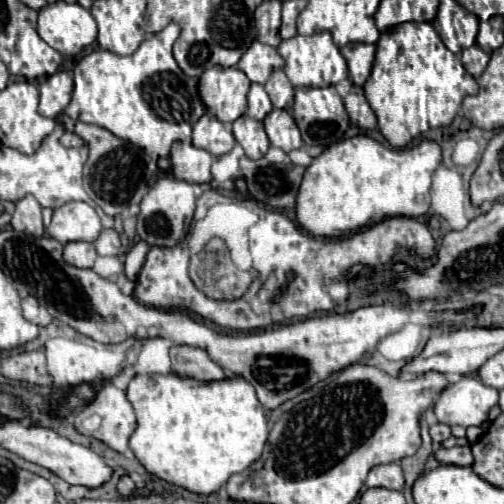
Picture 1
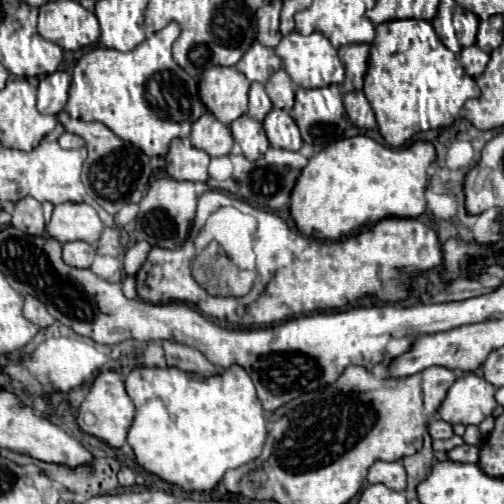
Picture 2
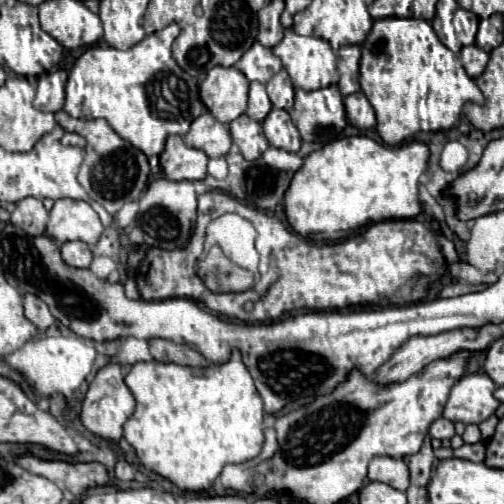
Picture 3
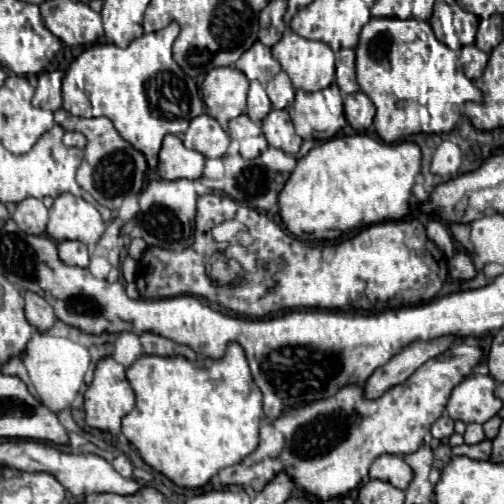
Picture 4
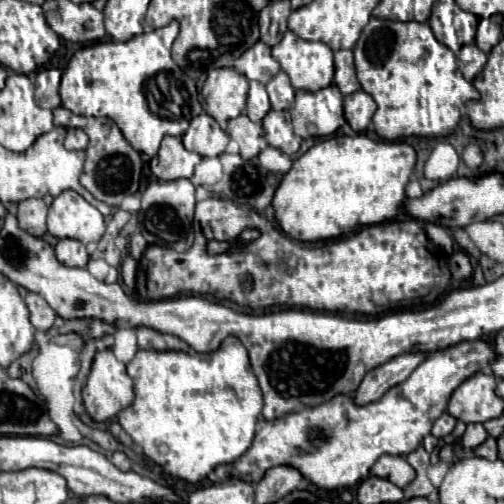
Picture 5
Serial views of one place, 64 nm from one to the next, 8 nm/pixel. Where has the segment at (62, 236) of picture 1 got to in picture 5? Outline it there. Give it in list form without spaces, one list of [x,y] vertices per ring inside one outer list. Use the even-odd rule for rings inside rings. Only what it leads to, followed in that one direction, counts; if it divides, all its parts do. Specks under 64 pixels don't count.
[[[62,192],[48,210],[48,232],[56,238],[74,238],[88,244],[98,242],[104,230],[104,216],[78,192]]]

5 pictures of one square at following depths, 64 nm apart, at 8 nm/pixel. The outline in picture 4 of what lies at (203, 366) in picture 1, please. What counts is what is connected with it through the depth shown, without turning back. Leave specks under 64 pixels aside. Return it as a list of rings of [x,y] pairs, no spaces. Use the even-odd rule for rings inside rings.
[[[144,332],[140,334],[140,342],[142,342],[142,348],[146,354],[156,354],[156,356],[186,356],[190,360],[196,358],[196,354],[184,346],[184,344],[178,344],[170,338],[164,338],[164,336],[158,336],[158,334],[152,334],[152,332]]]

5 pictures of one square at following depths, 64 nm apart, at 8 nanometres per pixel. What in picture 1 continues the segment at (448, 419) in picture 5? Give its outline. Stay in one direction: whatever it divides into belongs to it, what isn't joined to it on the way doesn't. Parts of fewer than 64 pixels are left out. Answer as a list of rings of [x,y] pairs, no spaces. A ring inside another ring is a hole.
[[[434,424],[434,426],[430,426],[430,436],[432,436],[434,444],[438,444],[438,442],[450,438],[450,426],[448,424]]]

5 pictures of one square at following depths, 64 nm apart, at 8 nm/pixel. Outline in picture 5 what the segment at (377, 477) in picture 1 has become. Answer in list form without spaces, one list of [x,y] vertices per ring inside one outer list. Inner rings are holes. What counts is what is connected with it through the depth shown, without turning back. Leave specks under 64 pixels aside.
[[[388,454],[380,456],[380,460],[372,466],[372,474],[392,480],[398,488],[404,488],[406,484],[410,484],[414,480],[414,476],[416,476],[414,468],[406,462],[406,458],[388,456]]]

